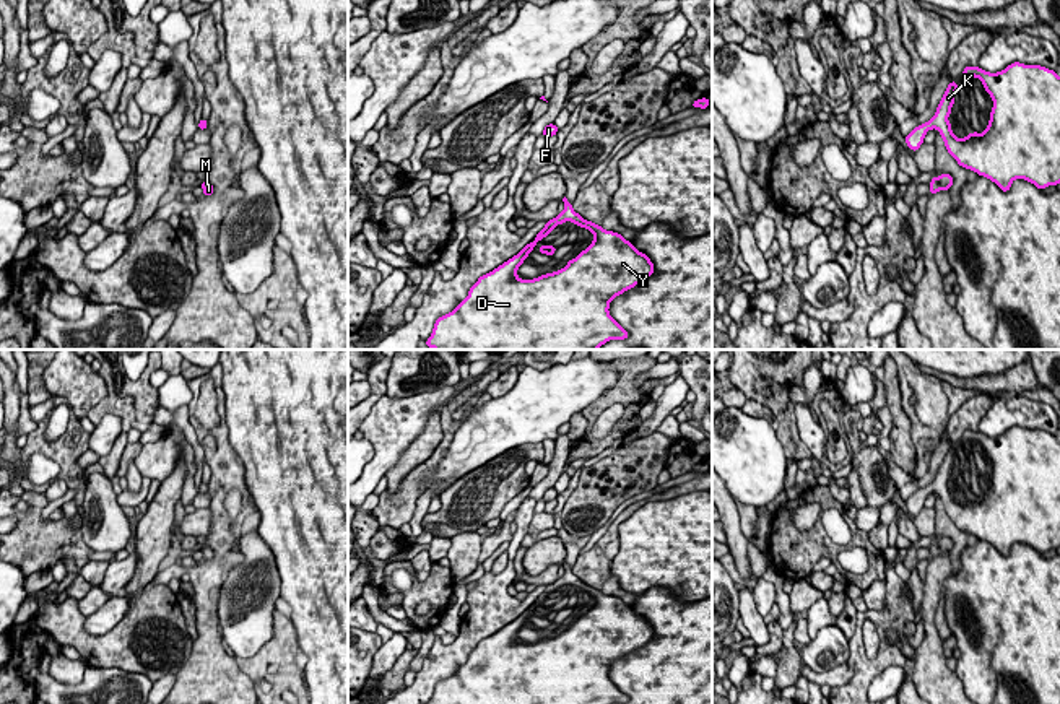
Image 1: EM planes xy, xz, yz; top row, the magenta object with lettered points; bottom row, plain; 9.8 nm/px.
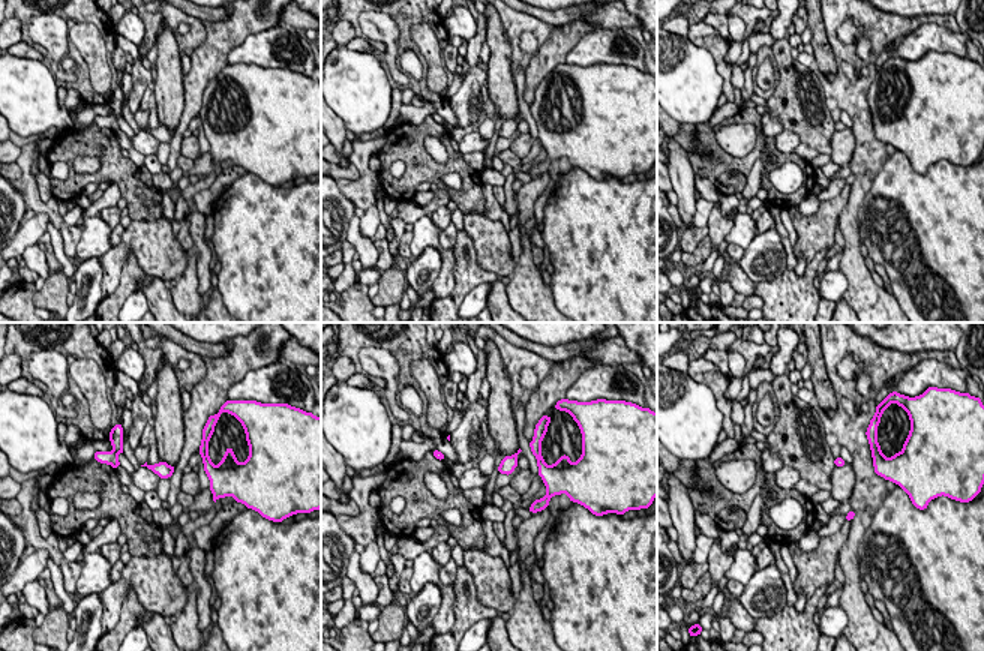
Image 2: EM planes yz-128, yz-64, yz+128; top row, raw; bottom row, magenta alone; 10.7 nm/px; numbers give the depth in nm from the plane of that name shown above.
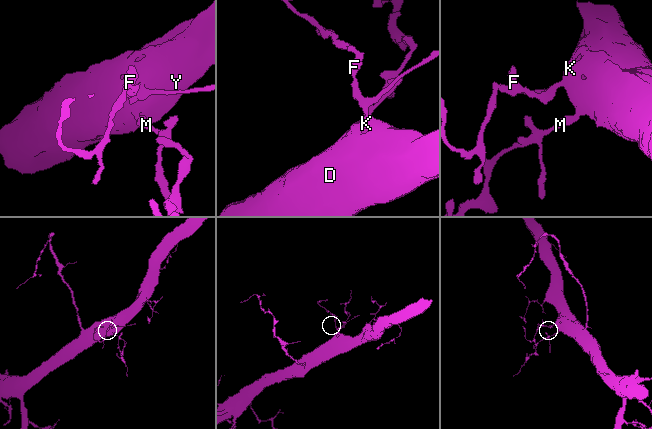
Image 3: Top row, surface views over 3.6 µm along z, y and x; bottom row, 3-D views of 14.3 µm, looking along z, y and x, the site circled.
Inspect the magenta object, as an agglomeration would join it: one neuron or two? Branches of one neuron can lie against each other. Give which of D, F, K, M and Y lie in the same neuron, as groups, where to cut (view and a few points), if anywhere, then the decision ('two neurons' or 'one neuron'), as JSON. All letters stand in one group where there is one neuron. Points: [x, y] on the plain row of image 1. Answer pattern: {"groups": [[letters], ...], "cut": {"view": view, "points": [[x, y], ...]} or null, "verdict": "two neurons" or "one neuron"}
{"groups": [["D", "F", "K", "M", "Y"]], "cut": null, "verdict": "one neuron"}

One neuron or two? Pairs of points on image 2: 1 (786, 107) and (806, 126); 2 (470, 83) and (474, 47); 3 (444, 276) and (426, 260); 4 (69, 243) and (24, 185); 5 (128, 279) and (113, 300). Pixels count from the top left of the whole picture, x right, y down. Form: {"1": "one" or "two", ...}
{"1": "one", "2": "one", "3": "two", "4": "one", "5": "one"}

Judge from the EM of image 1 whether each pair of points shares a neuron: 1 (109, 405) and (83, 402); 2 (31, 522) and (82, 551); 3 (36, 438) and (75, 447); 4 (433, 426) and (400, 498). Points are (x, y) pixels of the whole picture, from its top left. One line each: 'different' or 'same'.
1: different
2: same
3: same
4: different

